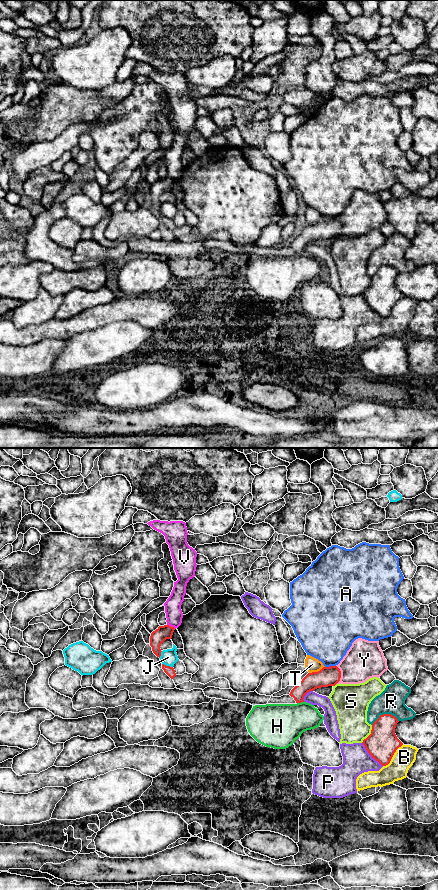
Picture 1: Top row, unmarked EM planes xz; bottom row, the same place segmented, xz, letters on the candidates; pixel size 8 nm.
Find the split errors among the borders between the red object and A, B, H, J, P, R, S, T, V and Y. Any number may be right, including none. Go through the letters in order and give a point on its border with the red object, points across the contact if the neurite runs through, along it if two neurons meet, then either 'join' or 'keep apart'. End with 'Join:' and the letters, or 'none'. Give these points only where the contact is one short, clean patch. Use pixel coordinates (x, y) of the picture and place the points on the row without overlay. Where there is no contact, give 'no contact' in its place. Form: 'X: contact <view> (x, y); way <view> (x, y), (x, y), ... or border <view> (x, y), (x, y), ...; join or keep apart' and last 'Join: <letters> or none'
A: contact xz (330, 218); border xz (335, 217), (325, 219); keep apart
B: contact xz (392, 308); keep apart
H: contact xz (300, 254); keep apart
J: contact xz (167, 218); border xz (162, 215), (172, 219); keep apart
P: contact xz (370, 306); keep apart
R: contact xz (384, 266); keep apart
S: contact xz (370, 286); keep apart
T: contact xz (316, 224); border xz (324, 218), (317, 223), (309, 225); keep apart
V: contact xz (170, 178); border xz (167, 176), (175, 180); keep apart
Y: contact xz (340, 226); keep apart
Join: none

